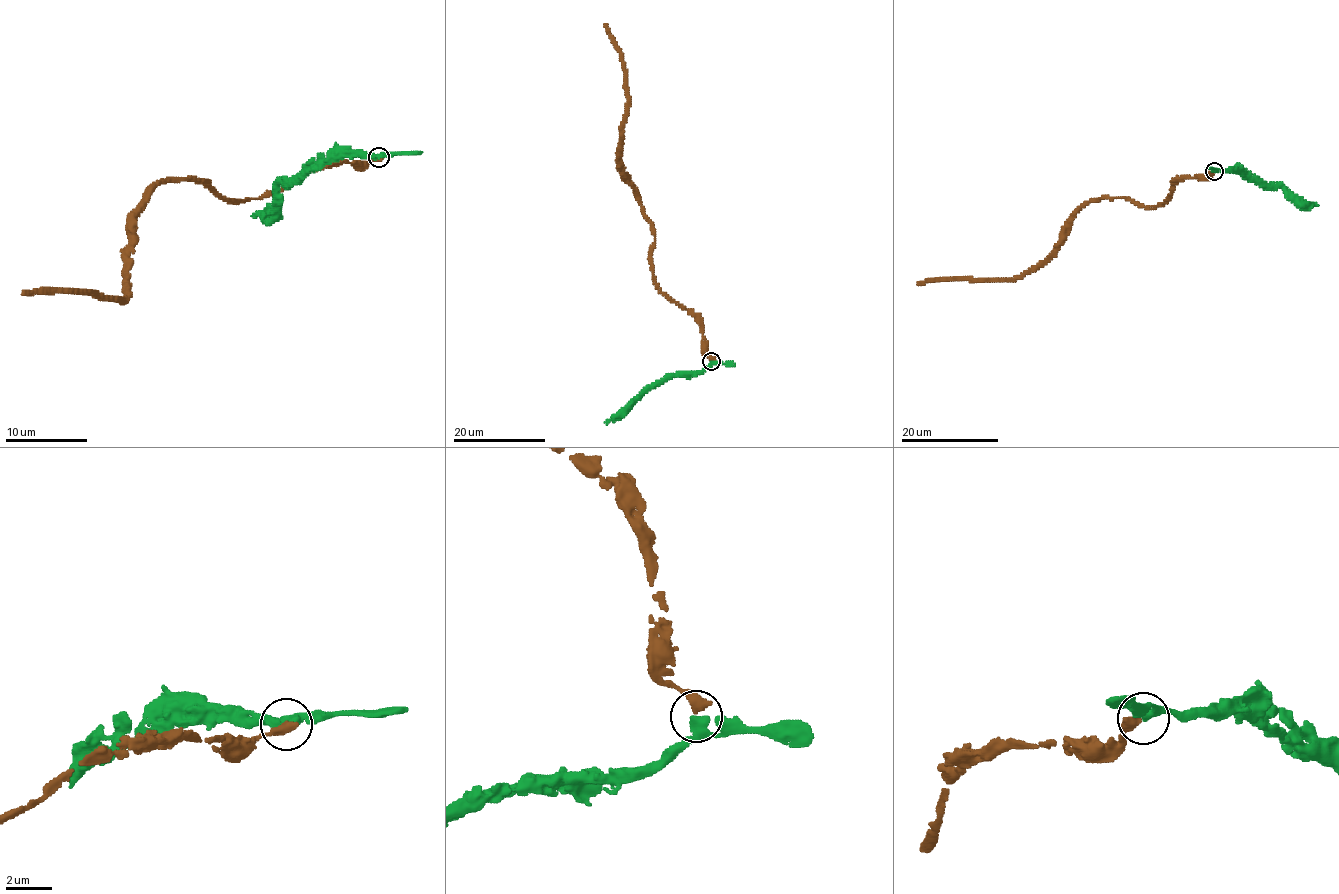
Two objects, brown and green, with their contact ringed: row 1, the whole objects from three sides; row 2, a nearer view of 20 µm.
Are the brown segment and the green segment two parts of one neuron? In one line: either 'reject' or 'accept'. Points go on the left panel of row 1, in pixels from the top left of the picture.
accept

